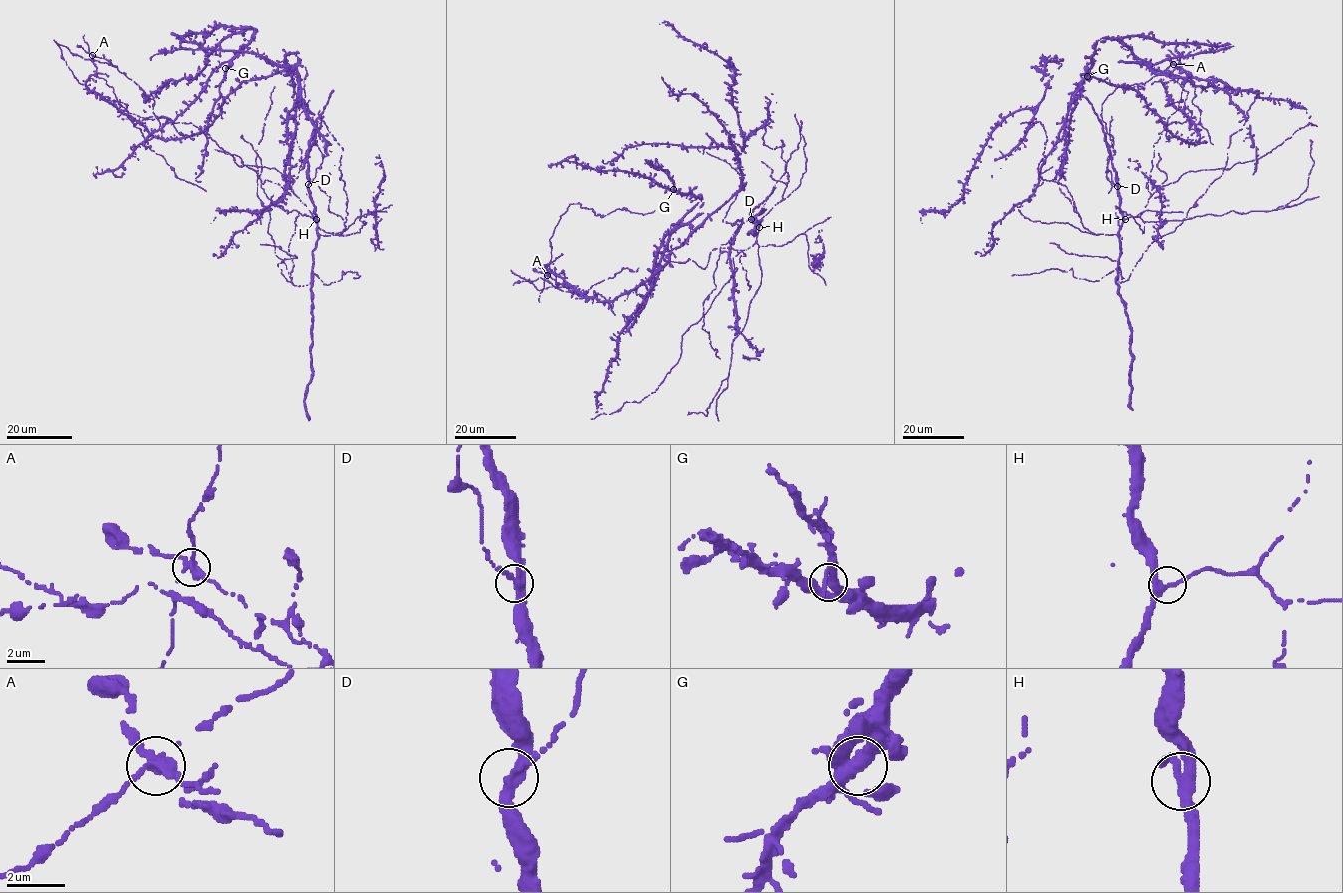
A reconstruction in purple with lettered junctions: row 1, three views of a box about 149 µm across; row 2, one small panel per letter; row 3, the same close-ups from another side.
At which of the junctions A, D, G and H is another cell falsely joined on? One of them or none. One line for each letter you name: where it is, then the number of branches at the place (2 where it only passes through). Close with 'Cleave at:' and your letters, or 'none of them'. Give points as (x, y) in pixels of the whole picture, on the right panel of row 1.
A: (1173, 64) | 3
Cleave at: A

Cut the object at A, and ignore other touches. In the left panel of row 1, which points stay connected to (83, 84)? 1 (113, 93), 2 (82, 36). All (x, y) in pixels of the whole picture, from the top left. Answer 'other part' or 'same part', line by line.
1: same part
2: same part

